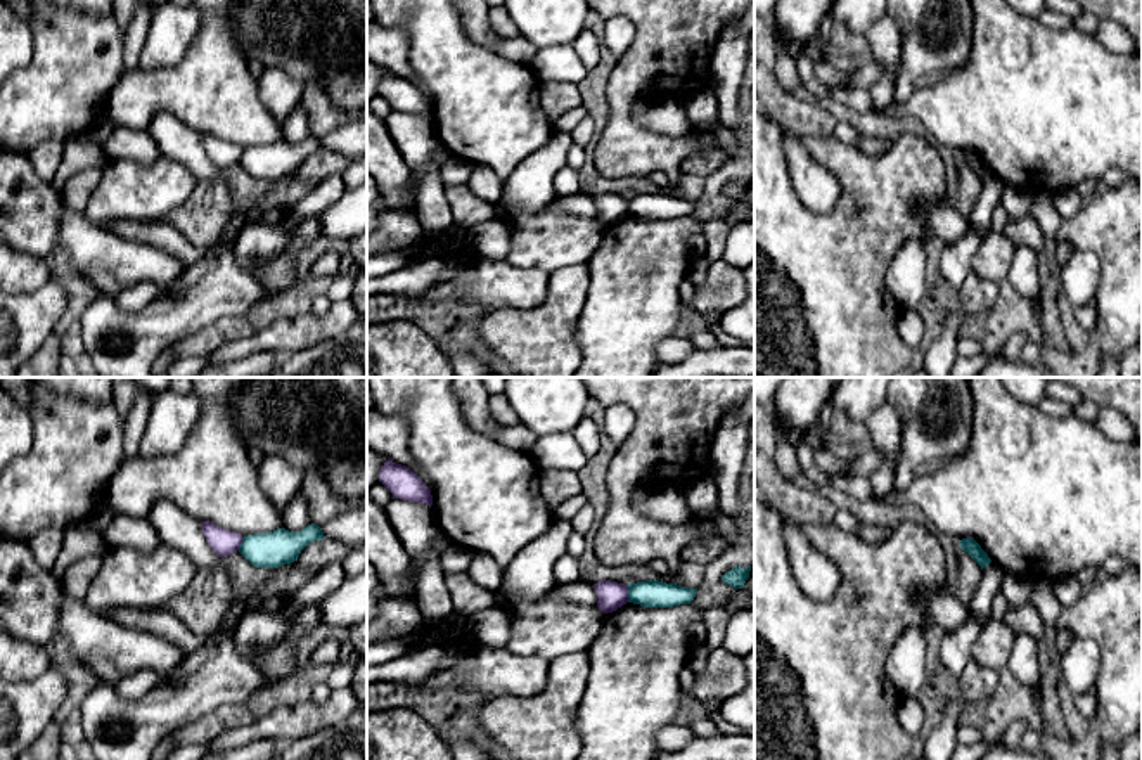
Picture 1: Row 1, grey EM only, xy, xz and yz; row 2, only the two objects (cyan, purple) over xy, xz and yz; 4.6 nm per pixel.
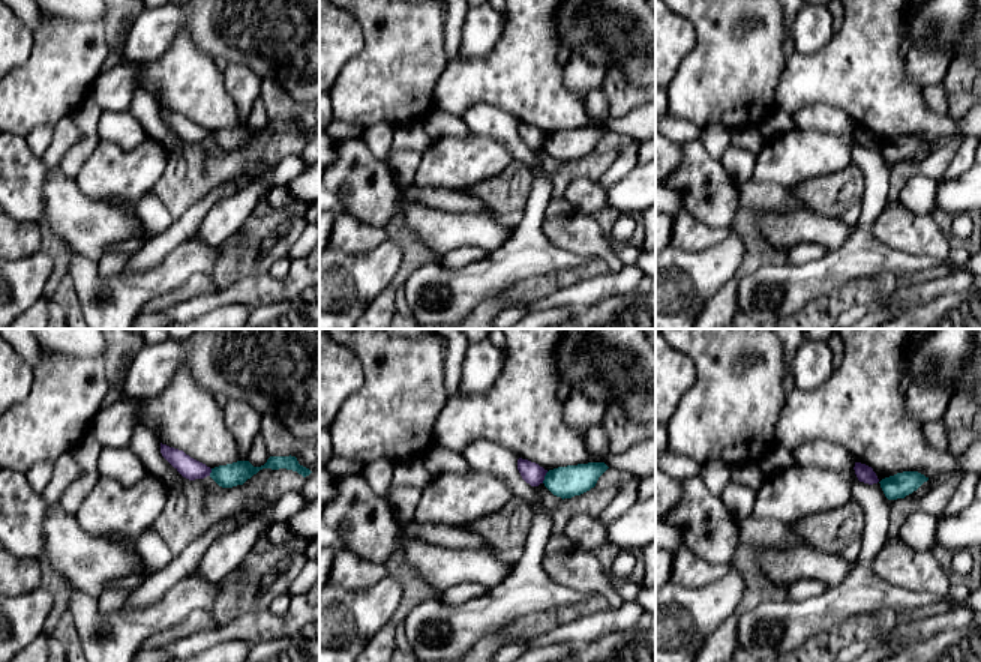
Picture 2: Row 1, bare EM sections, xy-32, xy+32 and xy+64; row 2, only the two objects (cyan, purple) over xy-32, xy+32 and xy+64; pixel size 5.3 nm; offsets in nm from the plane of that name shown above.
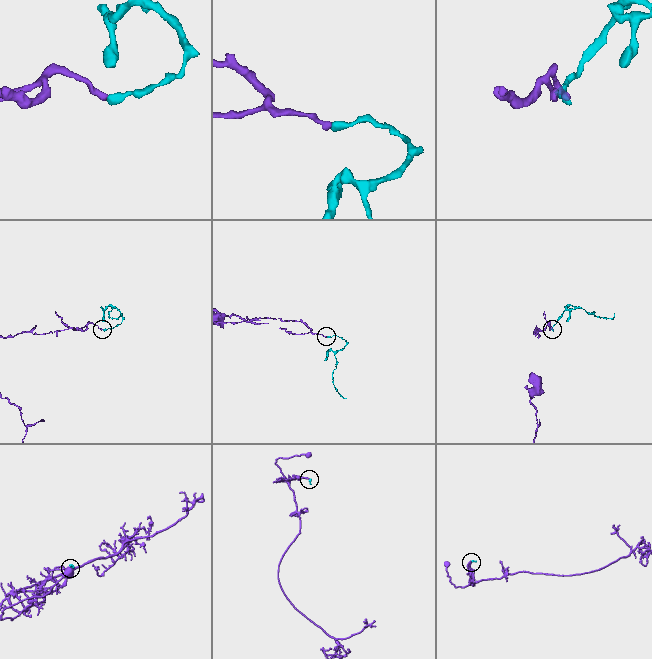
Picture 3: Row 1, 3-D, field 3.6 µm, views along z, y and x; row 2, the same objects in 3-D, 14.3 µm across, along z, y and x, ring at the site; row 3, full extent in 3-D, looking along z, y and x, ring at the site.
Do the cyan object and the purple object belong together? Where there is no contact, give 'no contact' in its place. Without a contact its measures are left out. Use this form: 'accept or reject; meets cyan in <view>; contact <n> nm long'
reject; meets cyan in xz; contact 80 nm long

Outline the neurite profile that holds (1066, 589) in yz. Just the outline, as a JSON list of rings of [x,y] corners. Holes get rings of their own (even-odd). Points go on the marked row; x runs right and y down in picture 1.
[[[1066,575],[1052,582],[1052,590],[1062,608],[1068,608],[1078,601],[1078,597],[1083,594],[1083,589],[1078,582],[1076,575]]]

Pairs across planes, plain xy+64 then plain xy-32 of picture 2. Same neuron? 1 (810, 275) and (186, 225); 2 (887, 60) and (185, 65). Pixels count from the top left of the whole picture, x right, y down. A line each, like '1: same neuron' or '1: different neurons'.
1: different neurons
2: same neuron

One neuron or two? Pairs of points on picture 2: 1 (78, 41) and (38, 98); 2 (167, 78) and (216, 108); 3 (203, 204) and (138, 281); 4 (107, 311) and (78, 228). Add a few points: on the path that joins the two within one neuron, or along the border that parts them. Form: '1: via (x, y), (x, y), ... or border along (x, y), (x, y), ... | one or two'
1: via (68, 54), (59, 75), (50, 84) | one
2: via (179, 80), (185, 80), (204, 99) | one
3: border along (176, 246), (156, 264), (123, 273) | two
4: border along (77, 252), (96, 261) | two

